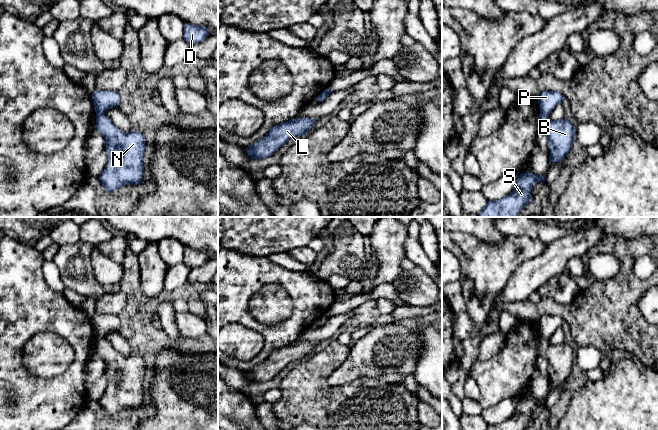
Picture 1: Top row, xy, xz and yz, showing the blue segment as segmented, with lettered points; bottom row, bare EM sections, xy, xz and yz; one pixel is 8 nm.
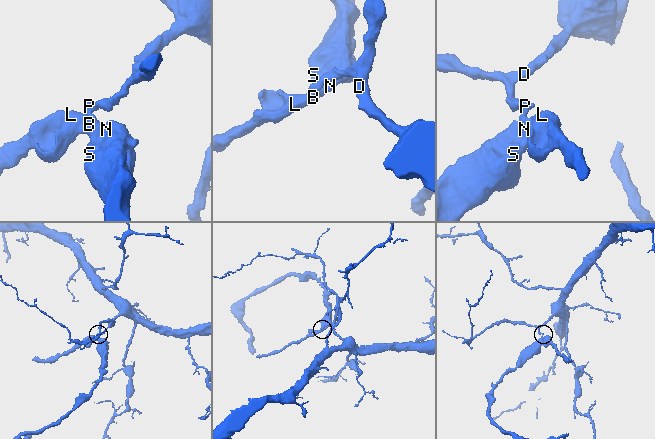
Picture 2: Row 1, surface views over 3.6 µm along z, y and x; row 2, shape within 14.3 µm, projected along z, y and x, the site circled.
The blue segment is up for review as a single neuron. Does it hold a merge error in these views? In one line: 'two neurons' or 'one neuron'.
two neurons

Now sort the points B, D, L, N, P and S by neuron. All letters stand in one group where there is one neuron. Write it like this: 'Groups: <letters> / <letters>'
Groups: B L N S / D P

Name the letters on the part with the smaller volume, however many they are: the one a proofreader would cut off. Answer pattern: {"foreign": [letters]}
{"foreign": ["B", "L", "N", "S"]}

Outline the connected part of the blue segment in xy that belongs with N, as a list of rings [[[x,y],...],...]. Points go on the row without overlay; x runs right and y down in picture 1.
[[[102,337],[96,340],[95,353],[104,361],[107,388],[99,403],[107,416],[143,405],[144,359],[133,354],[123,356]]]

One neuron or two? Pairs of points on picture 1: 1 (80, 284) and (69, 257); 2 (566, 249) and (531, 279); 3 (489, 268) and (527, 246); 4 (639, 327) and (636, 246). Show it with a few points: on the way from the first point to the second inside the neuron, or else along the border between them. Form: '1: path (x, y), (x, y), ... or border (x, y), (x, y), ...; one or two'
1: path (79, 277), (76, 274), (74, 264); one
2: path (557, 255), (540, 270); one
3: path (498, 262), (518, 245); one
4: path (627, 307), (627, 266); one

